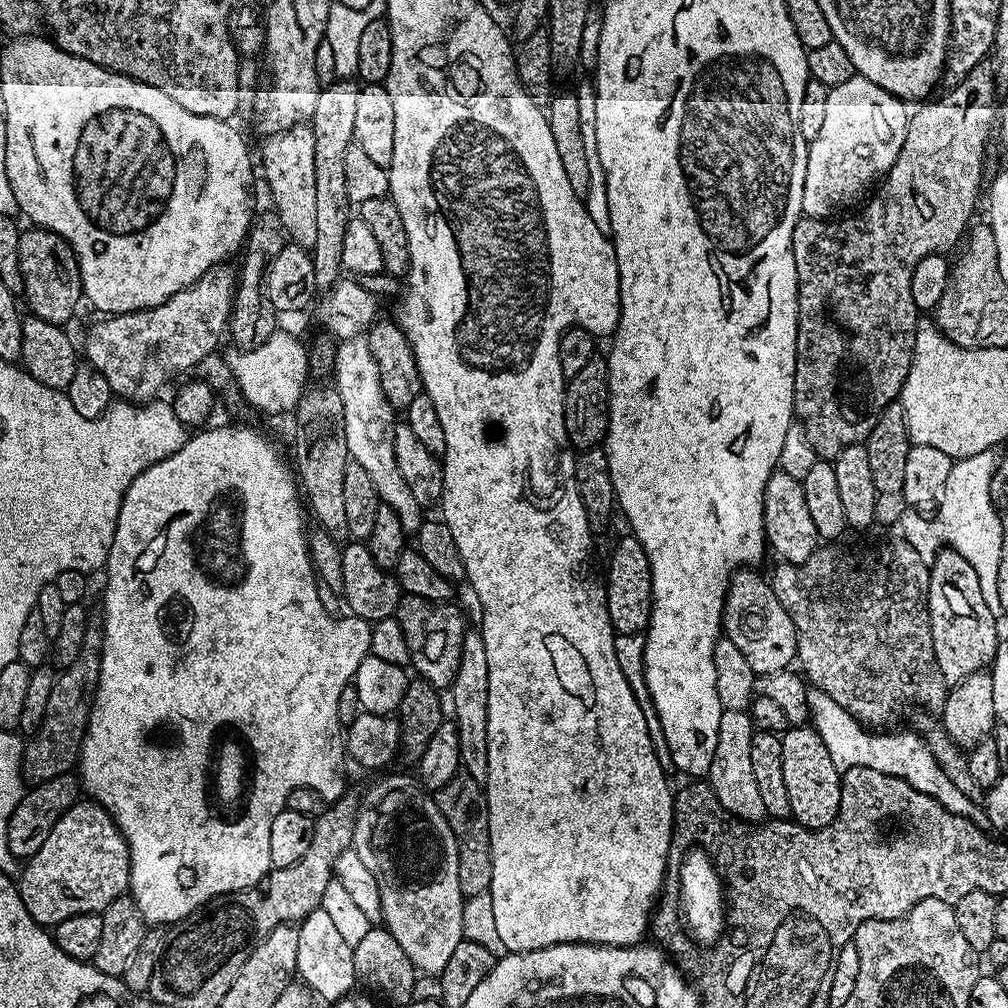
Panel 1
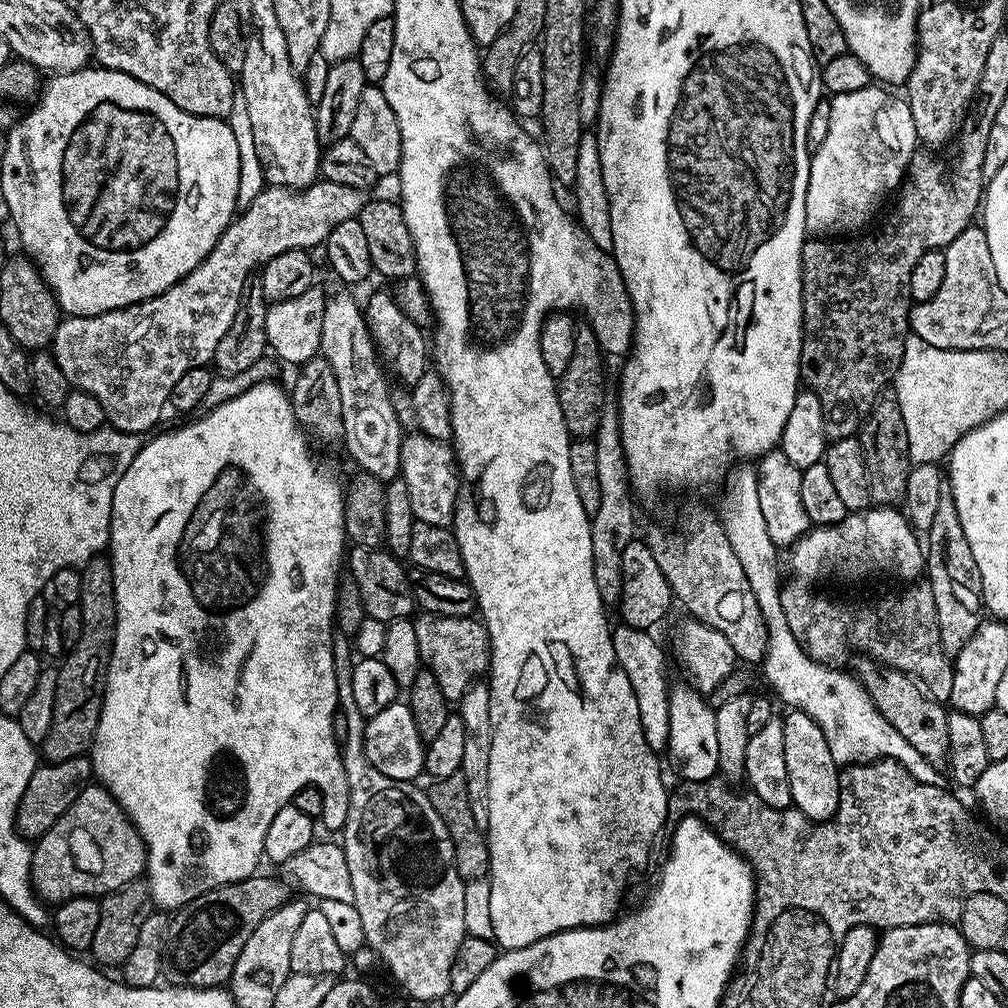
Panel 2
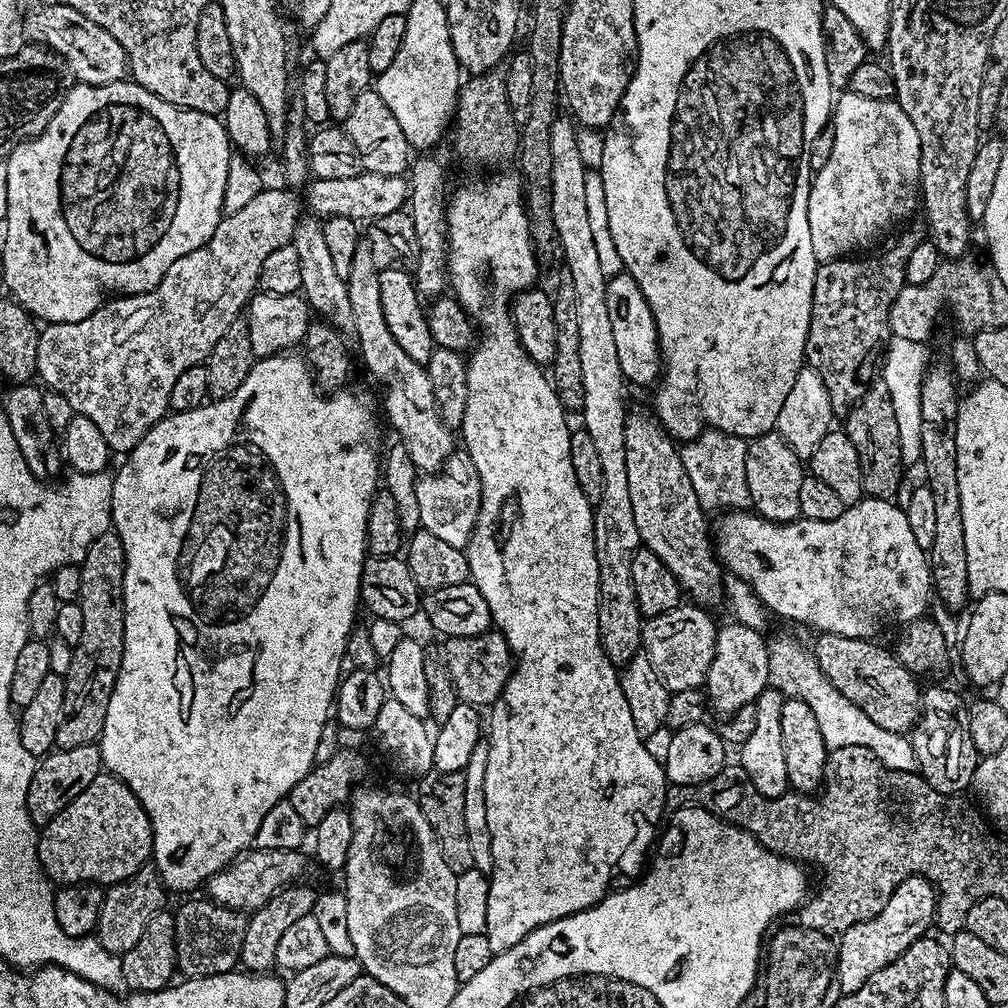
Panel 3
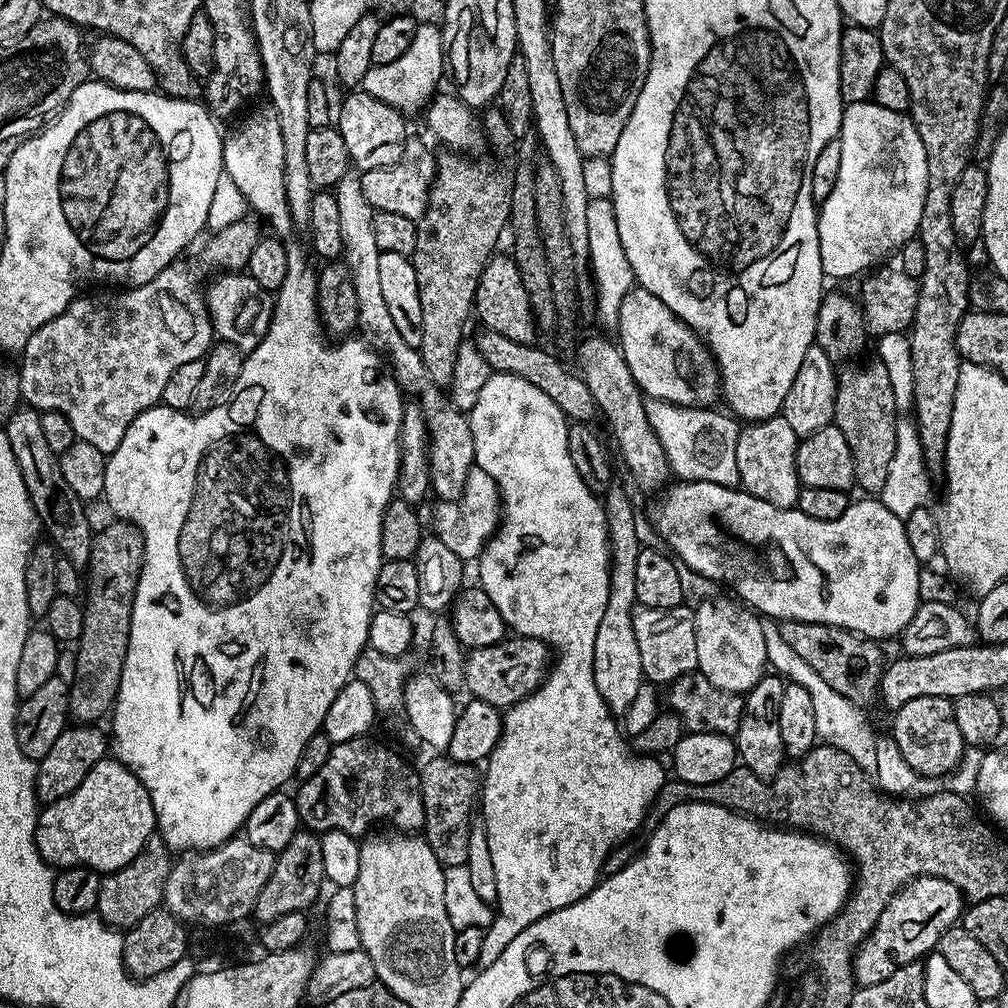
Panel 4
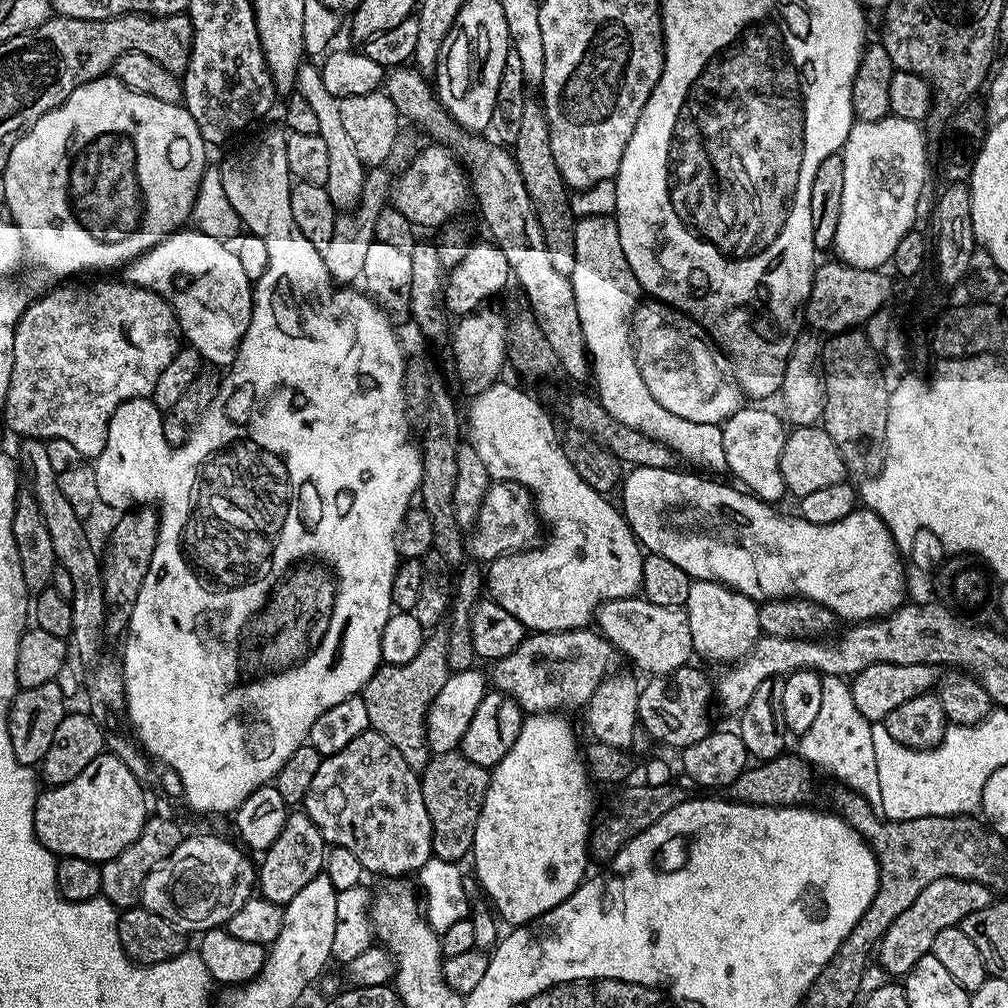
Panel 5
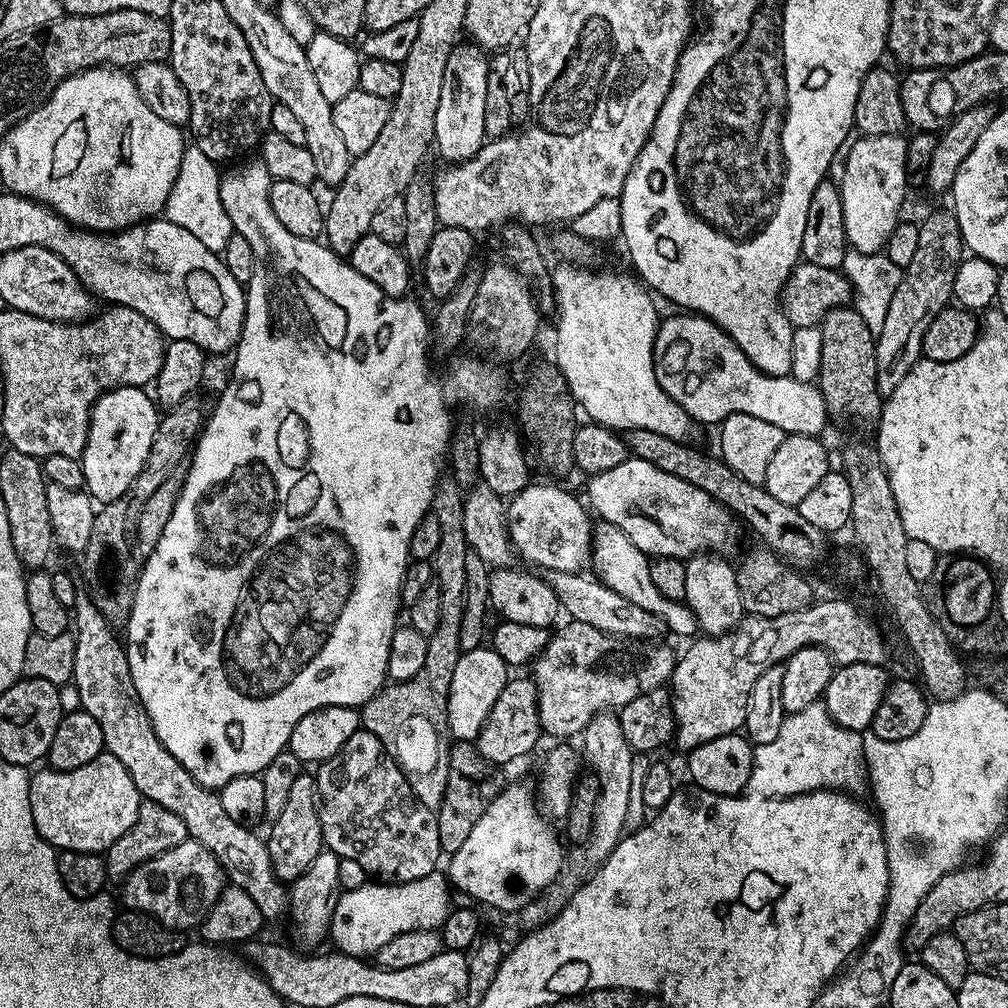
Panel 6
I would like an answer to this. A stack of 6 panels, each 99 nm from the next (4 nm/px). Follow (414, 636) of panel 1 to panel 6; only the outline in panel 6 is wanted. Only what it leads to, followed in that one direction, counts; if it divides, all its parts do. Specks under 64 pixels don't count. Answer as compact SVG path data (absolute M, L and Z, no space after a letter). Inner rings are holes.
M569 619L565 628L553 631L548 637L548 645L537 656L530 668L531 679L536 681L538 706L540 707L540 727L554 738L574 738L583 733L586 725L599 712L625 708L634 698L655 688L665 687L676 669L677 653L672 653L661 642L650 640L630 640L626 636L611 636L602 630L594 630L581 620Z

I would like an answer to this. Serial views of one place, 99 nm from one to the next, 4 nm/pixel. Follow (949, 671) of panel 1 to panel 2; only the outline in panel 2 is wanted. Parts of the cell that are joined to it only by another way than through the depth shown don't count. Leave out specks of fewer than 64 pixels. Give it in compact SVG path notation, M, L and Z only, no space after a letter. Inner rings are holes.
M948 486L942 490L942 500L938 502L934 522L926 529L926 582L934 594L934 610L942 646L949 657L954 658L966 646L966 642L974 638L986 608L982 603L982 574L978 574L974 550L970 550L970 542L962 530L962 518L958 518L958 506L952 497L951 487Z

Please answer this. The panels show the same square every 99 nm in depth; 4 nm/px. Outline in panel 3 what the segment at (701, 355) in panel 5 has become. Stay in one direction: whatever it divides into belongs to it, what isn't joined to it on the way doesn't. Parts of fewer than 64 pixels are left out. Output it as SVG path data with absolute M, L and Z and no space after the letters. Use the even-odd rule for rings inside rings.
M616 274L606 286L606 310L610 310L610 326L614 329L614 346L618 346L618 362L625 381L632 384L657 383L662 372L660 339L656 333L654 314L631 276Z

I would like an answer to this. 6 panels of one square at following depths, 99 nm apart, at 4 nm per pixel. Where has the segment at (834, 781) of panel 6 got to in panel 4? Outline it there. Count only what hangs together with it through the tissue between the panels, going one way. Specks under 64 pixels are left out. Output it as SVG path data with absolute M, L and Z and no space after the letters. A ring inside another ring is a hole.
M761 619L762 638L765 639L766 654L769 667L785 681L798 686L806 686L810 690L810 698L814 698L814 726L816 735L823 743L830 745L832 748L842 750L858 762L858 766L869 774L875 773L878 766L878 732L872 729L872 724L868 721L868 716L861 705L850 702L838 690L834 690L822 680L822 674L812 669L807 662L801 660L785 639L782 637L780 624L771 619Z

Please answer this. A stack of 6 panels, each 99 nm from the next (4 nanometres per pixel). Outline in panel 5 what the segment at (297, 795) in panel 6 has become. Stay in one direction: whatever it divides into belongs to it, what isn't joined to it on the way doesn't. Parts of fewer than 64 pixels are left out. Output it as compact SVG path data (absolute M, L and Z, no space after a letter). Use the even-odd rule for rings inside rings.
M303 810L289 811L278 838L262 854L258 864L258 892L264 899L279 904L288 904L306 882L321 875L326 864L326 845L318 826Z

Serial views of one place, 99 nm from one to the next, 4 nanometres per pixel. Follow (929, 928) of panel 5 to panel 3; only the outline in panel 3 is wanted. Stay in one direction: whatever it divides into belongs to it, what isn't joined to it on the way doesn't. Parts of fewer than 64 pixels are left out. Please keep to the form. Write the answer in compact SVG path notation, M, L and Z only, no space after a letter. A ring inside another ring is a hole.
M911 876L903 880L894 890L890 902L874 914L874 918L858 922L850 926L840 936L836 973L838 986L843 995L854 994L854 990L862 990L870 974L878 974L882 966L890 966L894 958L905 952L915 940L921 939L929 927L933 927L936 919L936 901L938 893L925 876Z

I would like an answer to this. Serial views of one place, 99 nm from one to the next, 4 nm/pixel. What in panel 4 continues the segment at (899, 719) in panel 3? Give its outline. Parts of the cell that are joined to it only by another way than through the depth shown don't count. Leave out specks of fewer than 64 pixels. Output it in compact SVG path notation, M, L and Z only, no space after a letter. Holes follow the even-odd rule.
M785 620L780 624L780 628L787 645L801 660L807 662L818 674L822 674L822 680L834 690L838 690L838 694L861 706L868 706L871 700L877 699L880 679L886 667L884 652L880 649L883 647L877 641L845 628L826 626L818 622Z

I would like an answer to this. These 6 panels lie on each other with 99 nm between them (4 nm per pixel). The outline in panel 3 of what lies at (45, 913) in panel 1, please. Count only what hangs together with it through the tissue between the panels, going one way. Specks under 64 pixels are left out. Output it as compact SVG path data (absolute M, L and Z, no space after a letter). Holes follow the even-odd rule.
M101 774L94 778L94 782L90 786L86 786L86 790L82 790L82 794L78 794L78 798L71 800L50 823L43 825L36 841L36 853L40 859L40 867L44 869L45 876L57 885L99 884L101 886L111 886L130 878L138 869L145 867L152 860L152 823L142 806L142 802L138 802L138 798L130 790L130 786L123 784L116 776Z

